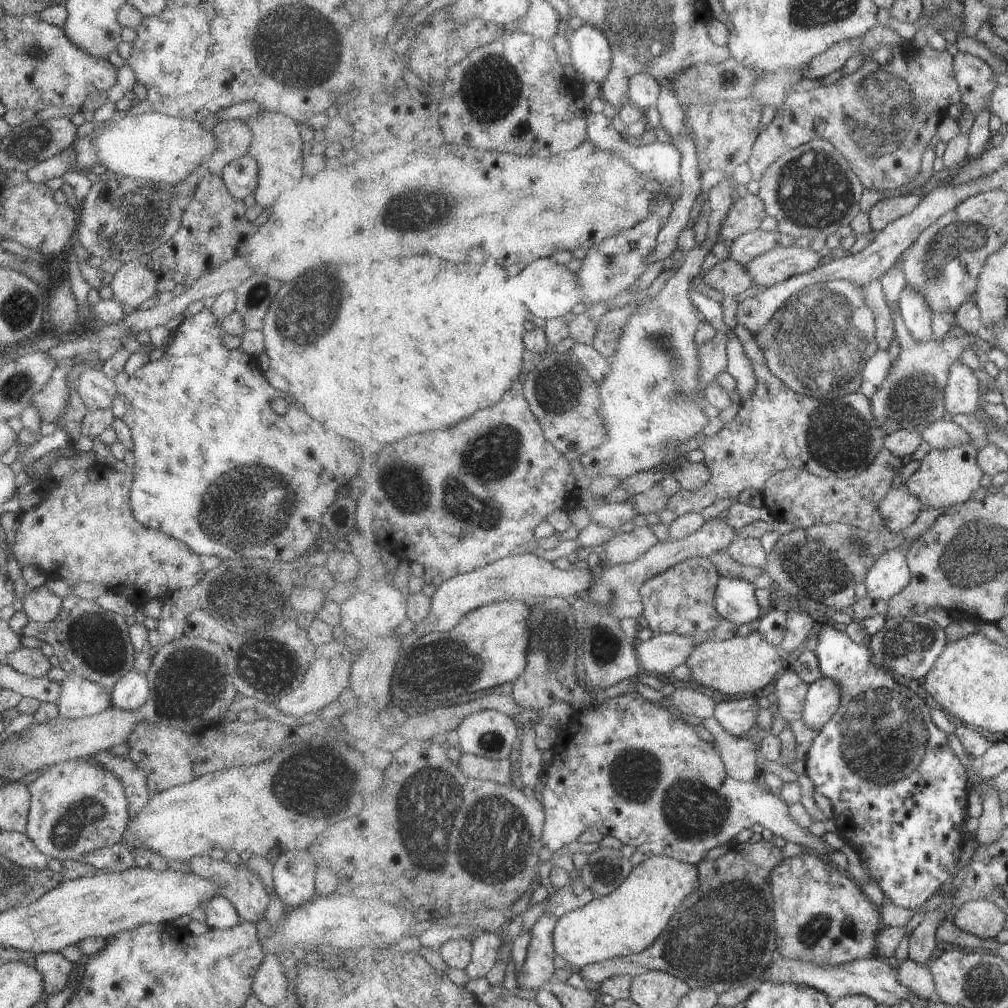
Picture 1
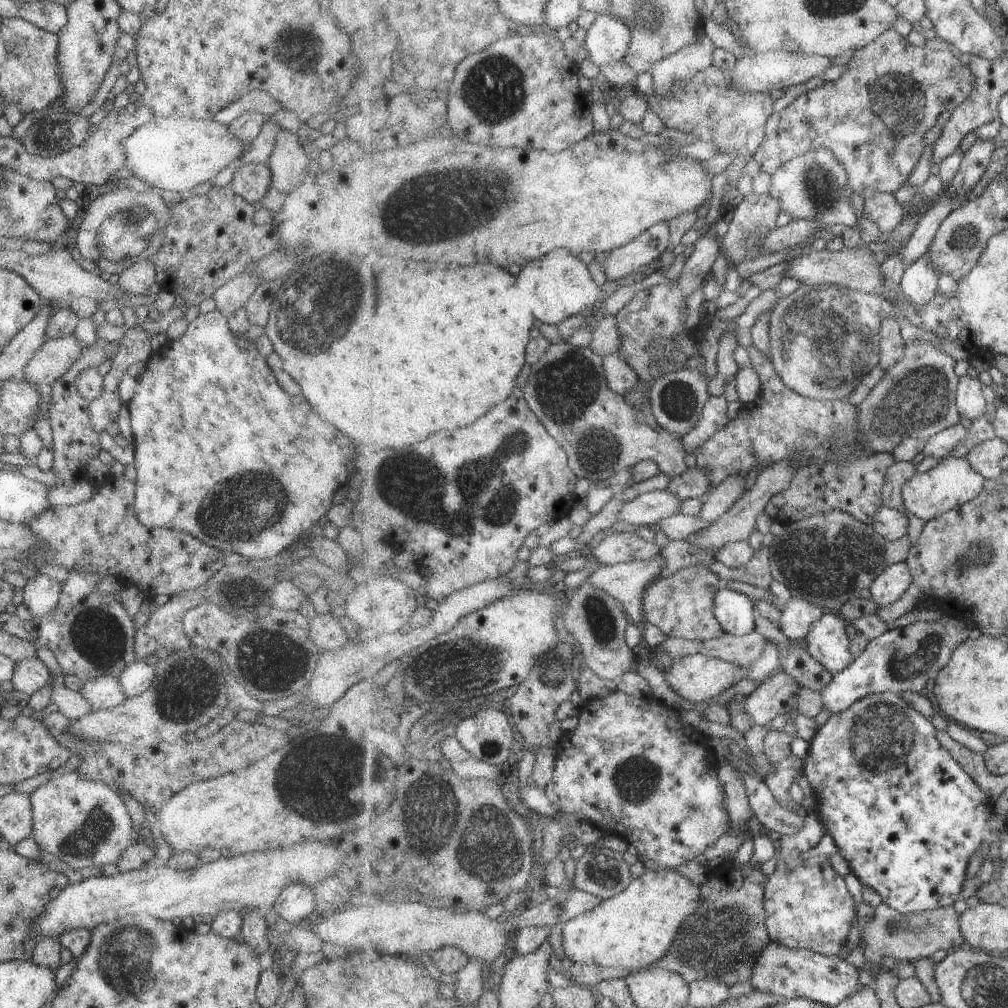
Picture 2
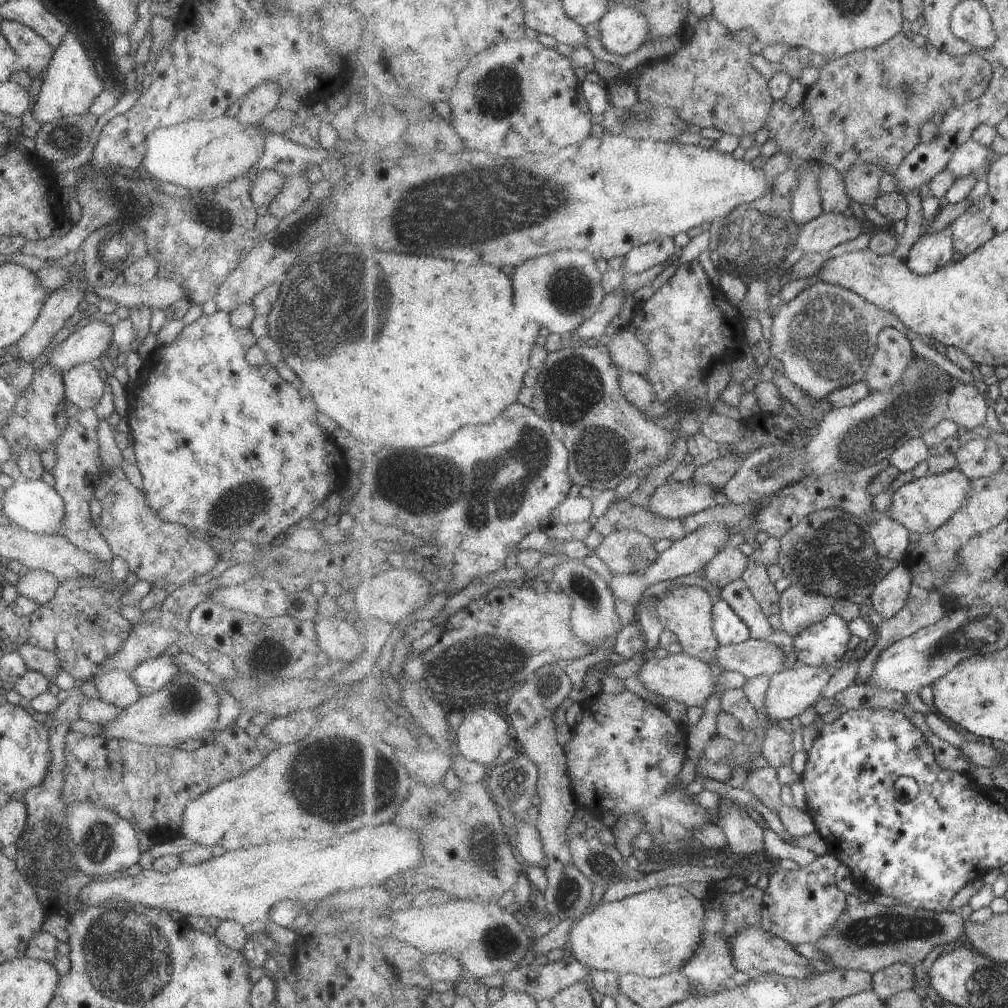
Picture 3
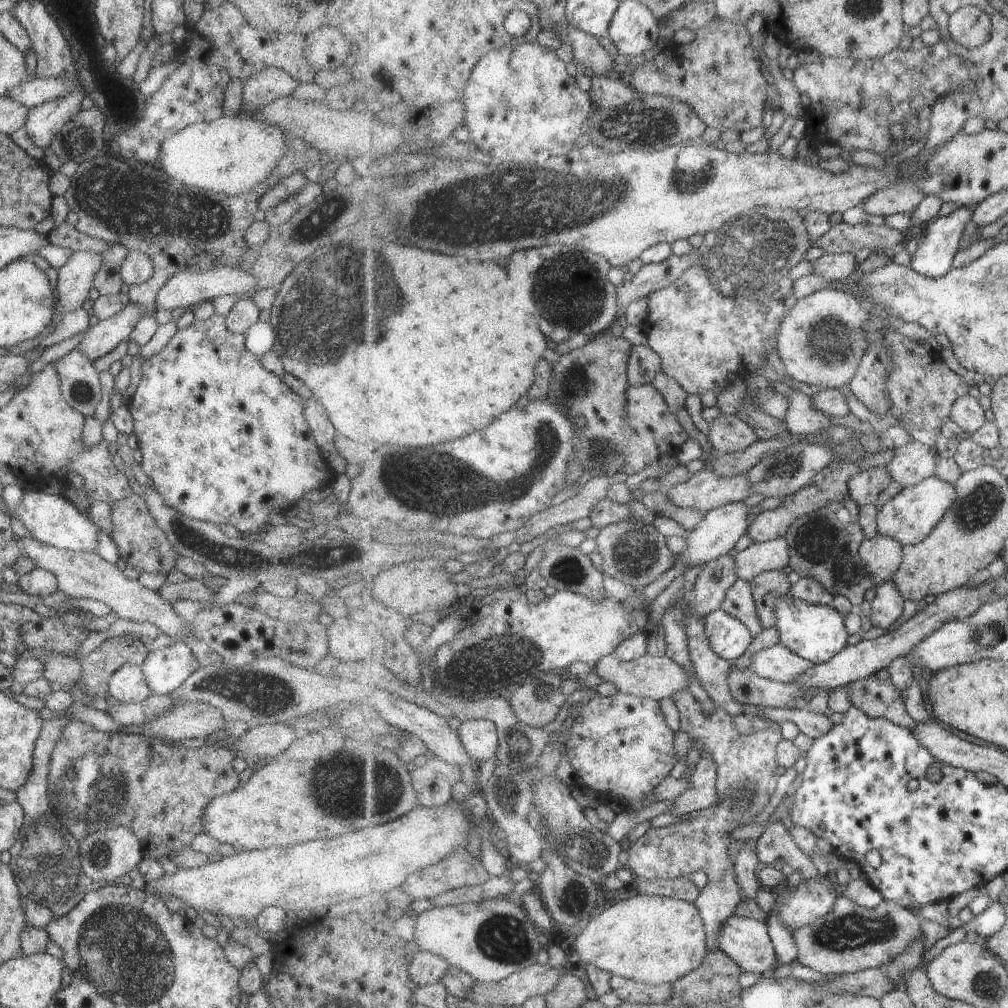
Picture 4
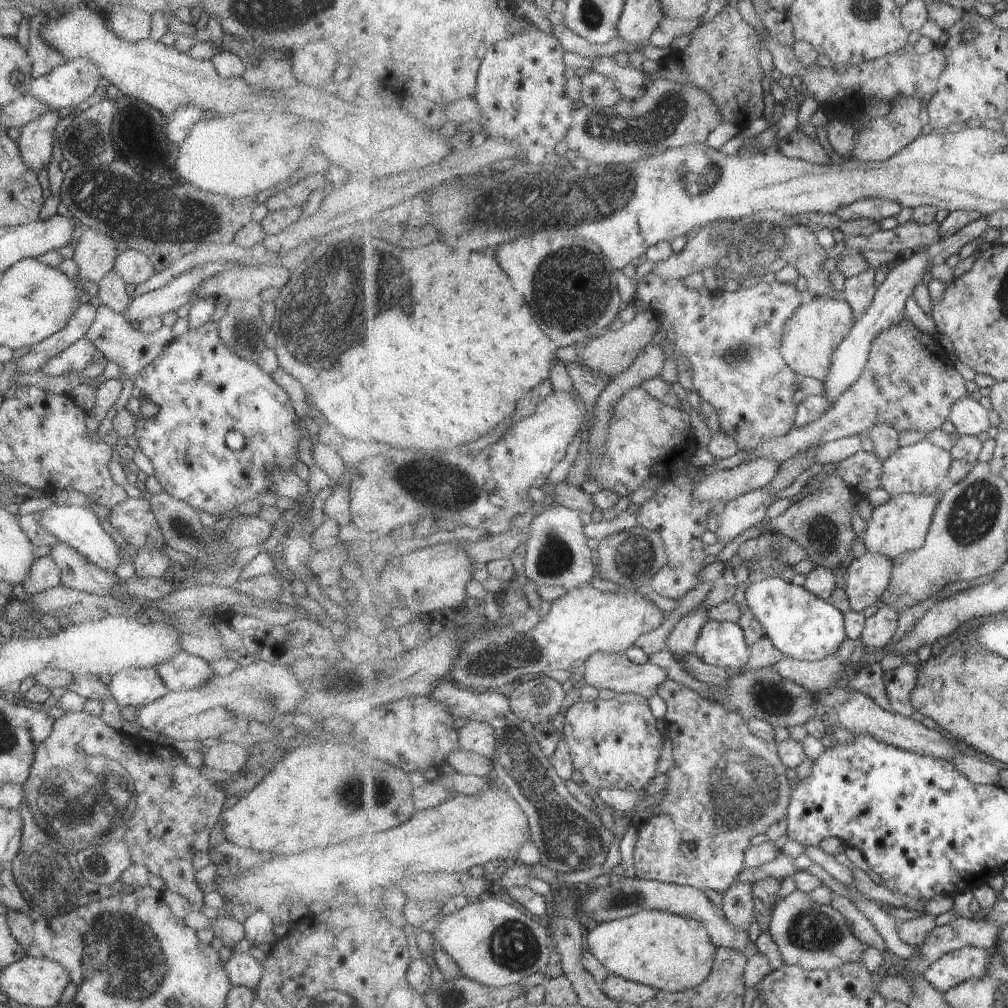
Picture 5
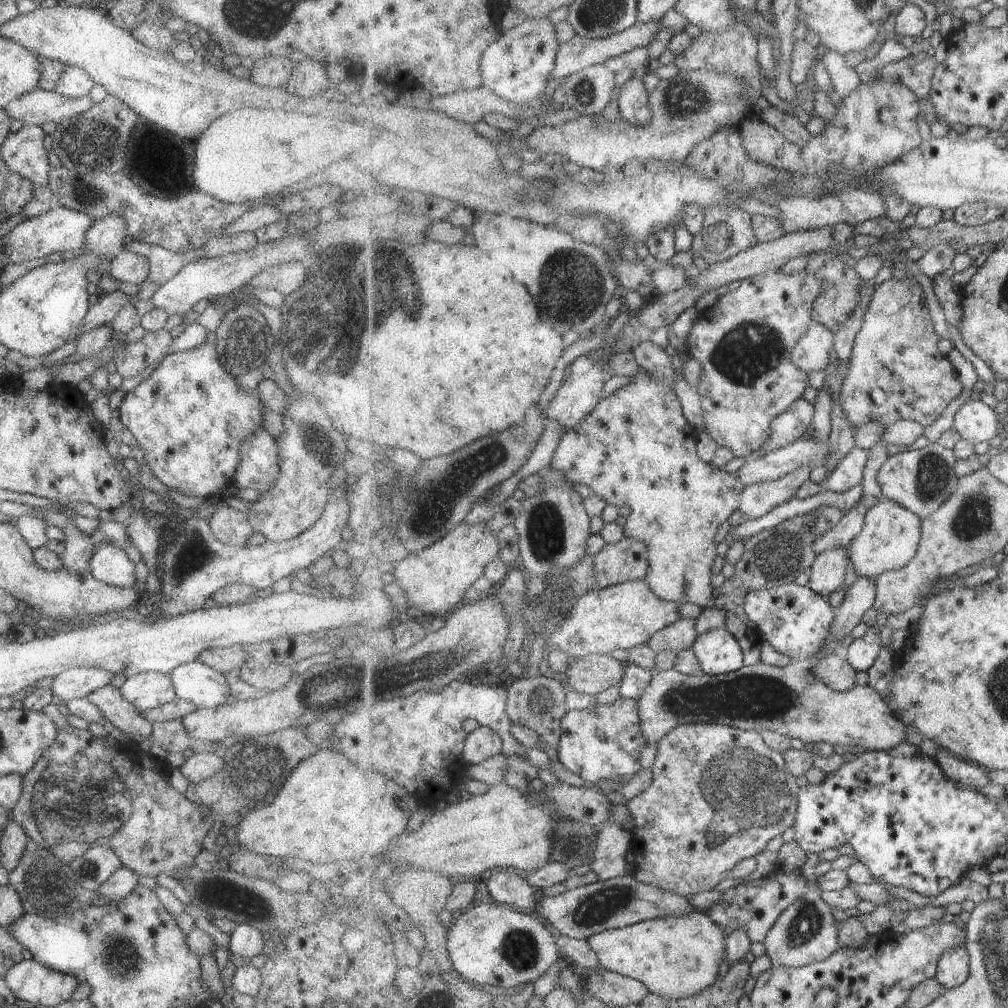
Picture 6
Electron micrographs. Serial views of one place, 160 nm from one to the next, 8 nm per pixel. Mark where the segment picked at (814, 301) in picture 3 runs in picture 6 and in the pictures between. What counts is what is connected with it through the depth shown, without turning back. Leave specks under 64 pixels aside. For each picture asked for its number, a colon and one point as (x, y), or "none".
4: (820, 343)
5: (818, 329)
6: (812, 353)

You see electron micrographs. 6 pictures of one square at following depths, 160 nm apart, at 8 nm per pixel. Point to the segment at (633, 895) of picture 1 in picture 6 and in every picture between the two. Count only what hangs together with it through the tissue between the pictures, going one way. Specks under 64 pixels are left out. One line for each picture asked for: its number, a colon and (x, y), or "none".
2: (635, 929)
3: (653, 933)
4: (657, 940)
5: (672, 953)
6: (677, 957)

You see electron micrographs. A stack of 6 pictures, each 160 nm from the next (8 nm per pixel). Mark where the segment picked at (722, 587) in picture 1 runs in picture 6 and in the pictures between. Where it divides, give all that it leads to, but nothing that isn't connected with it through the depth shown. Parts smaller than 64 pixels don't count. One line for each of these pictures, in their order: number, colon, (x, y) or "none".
2: (736, 612)
3: (730, 629)
4: (730, 638)
5: (721, 644)
6: (718, 651)

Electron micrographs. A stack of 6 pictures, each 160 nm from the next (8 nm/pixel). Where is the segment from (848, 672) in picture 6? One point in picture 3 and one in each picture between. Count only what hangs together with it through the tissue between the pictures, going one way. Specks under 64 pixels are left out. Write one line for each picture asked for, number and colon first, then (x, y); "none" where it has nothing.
3: (755, 658)
4: (778, 664)
5: (813, 675)

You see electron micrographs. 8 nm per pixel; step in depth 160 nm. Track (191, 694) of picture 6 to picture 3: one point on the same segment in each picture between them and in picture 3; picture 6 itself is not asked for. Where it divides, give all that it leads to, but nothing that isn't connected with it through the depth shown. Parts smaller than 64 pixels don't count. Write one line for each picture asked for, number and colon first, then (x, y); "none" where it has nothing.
3: (151, 674)
4: (164, 669)
5: (183, 670)

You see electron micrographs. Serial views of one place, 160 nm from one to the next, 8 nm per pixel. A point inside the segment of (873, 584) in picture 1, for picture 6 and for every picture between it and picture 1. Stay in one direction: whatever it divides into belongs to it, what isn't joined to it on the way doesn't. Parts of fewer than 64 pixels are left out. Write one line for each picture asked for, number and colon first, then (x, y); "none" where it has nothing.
2: (892, 585)
3: (890, 597)
4: (887, 601)
5: (879, 629)
6: (862, 653)

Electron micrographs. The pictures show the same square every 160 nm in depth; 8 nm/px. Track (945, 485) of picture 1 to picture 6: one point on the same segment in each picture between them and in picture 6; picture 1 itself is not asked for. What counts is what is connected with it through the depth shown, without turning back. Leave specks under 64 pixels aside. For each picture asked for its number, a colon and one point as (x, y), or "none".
2: (953, 482)
3: (924, 505)
4: (912, 516)
5: (900, 526)
6: (892, 534)

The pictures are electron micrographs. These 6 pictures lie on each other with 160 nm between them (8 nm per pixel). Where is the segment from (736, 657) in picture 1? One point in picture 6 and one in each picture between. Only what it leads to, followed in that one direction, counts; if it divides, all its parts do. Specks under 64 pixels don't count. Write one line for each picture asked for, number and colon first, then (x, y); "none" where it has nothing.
2: (698, 678)
3: (685, 679)
4: (651, 677)
5: (606, 671)
6: (589, 676)

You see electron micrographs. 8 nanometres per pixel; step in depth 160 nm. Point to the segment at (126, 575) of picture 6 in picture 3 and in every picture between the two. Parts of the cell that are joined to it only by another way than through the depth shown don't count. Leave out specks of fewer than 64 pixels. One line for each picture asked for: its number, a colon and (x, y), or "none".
3: (31, 505)
4: (51, 520)
5: (78, 527)

